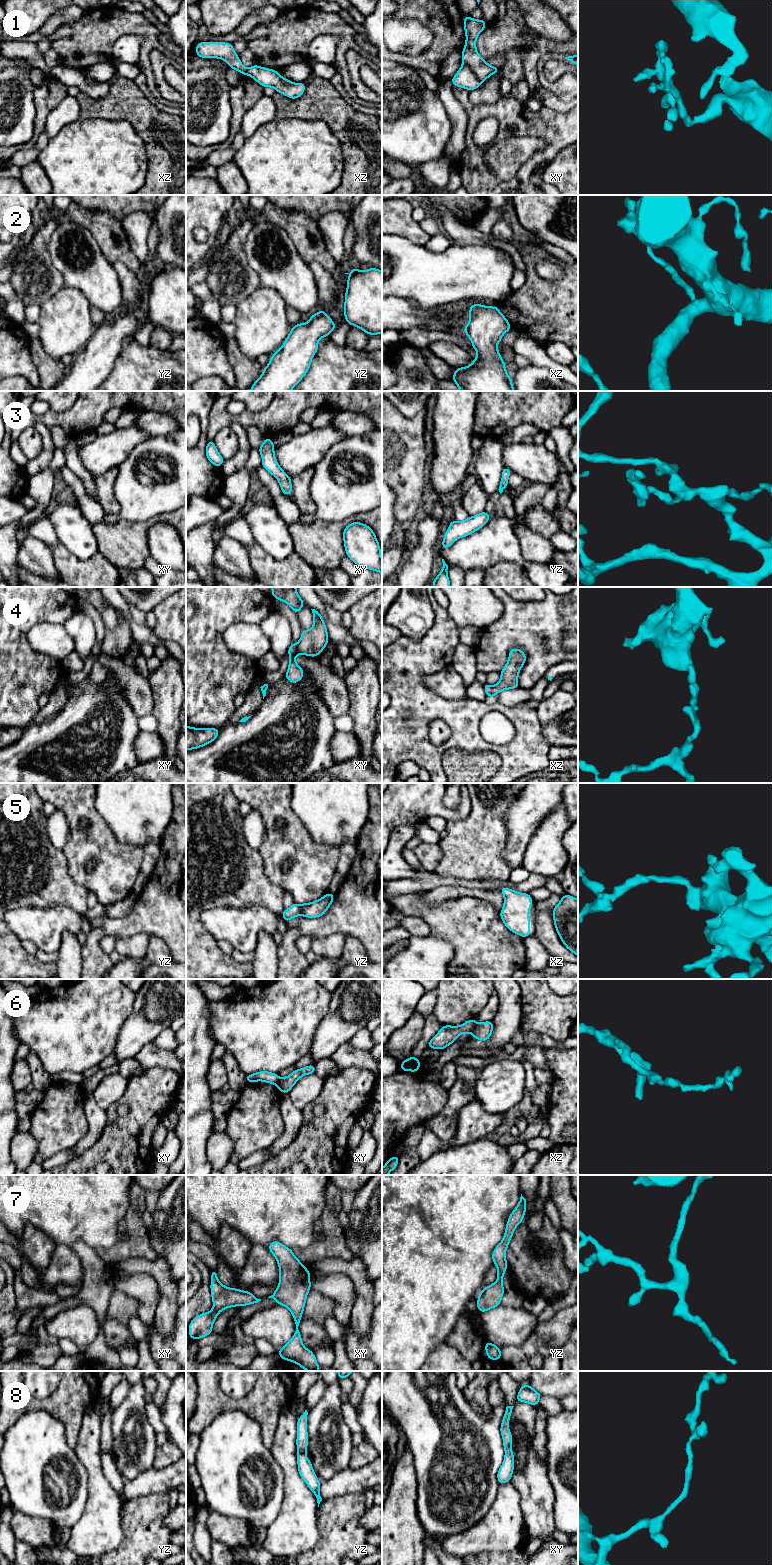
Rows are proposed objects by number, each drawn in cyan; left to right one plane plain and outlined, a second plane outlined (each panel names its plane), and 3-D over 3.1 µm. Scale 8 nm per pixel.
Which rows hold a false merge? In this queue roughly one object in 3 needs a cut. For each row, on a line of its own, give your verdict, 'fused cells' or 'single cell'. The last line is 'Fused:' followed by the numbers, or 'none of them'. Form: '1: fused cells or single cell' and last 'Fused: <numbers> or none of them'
1: fused cells
2: single cell
3: single cell
4: single cell
5: single cell
6: fused cells
7: single cell
8: single cell
Fused: 1, 6

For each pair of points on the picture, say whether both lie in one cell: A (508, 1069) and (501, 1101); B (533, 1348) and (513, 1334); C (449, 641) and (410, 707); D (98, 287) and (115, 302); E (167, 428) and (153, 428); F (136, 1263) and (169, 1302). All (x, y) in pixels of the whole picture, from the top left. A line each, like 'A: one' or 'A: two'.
A: one
B: two
C: one
D: one
E: one
F: one

